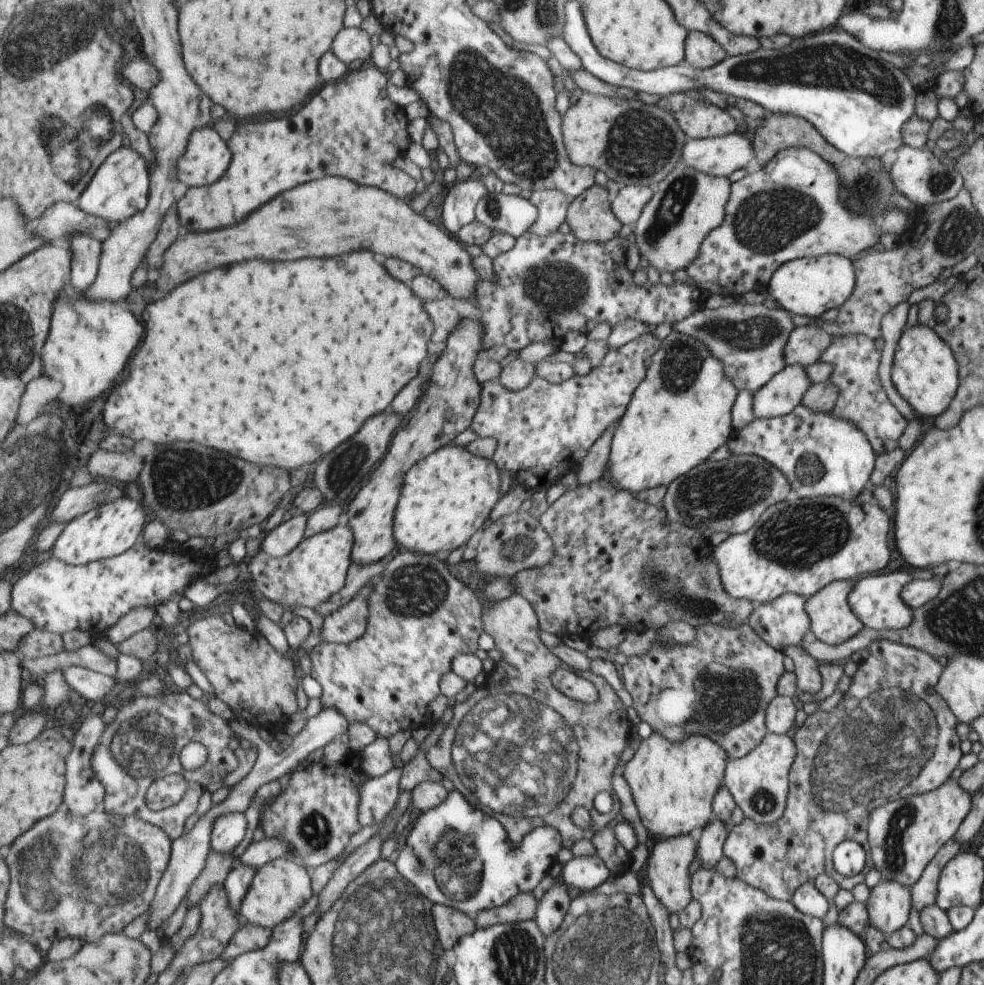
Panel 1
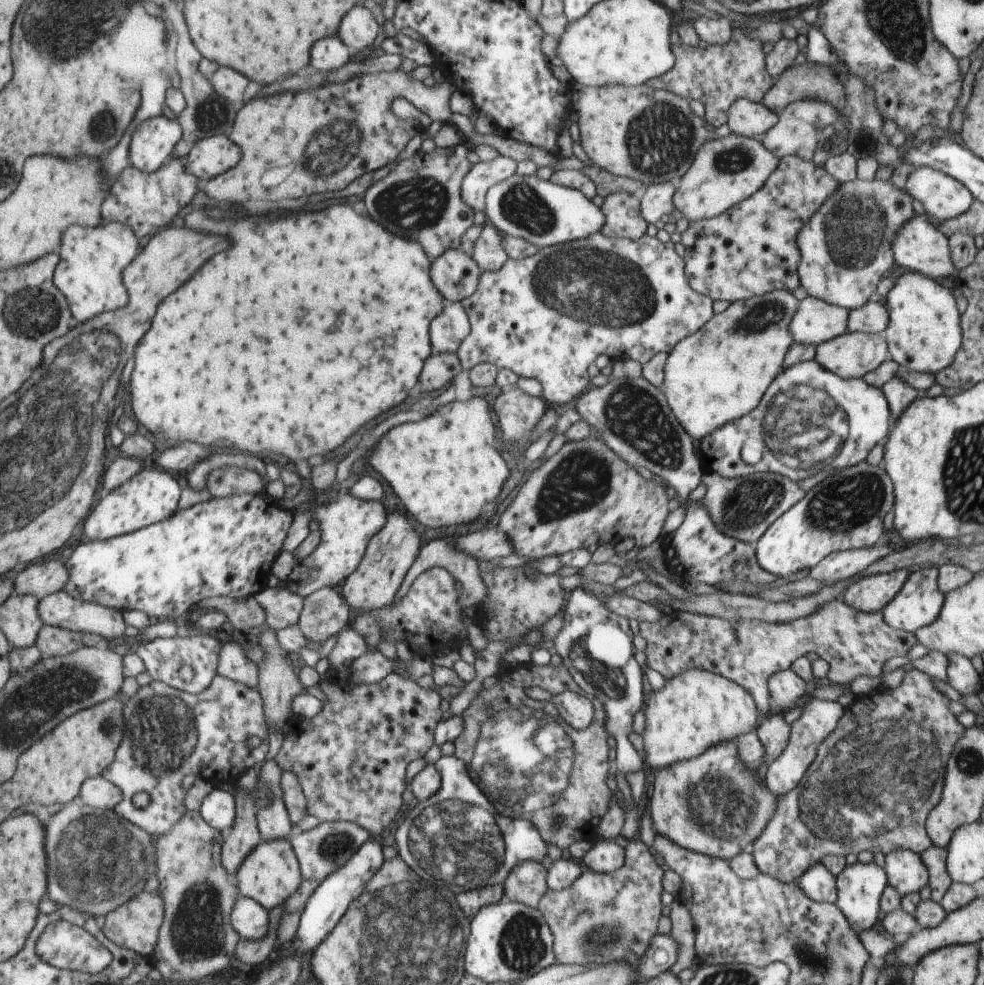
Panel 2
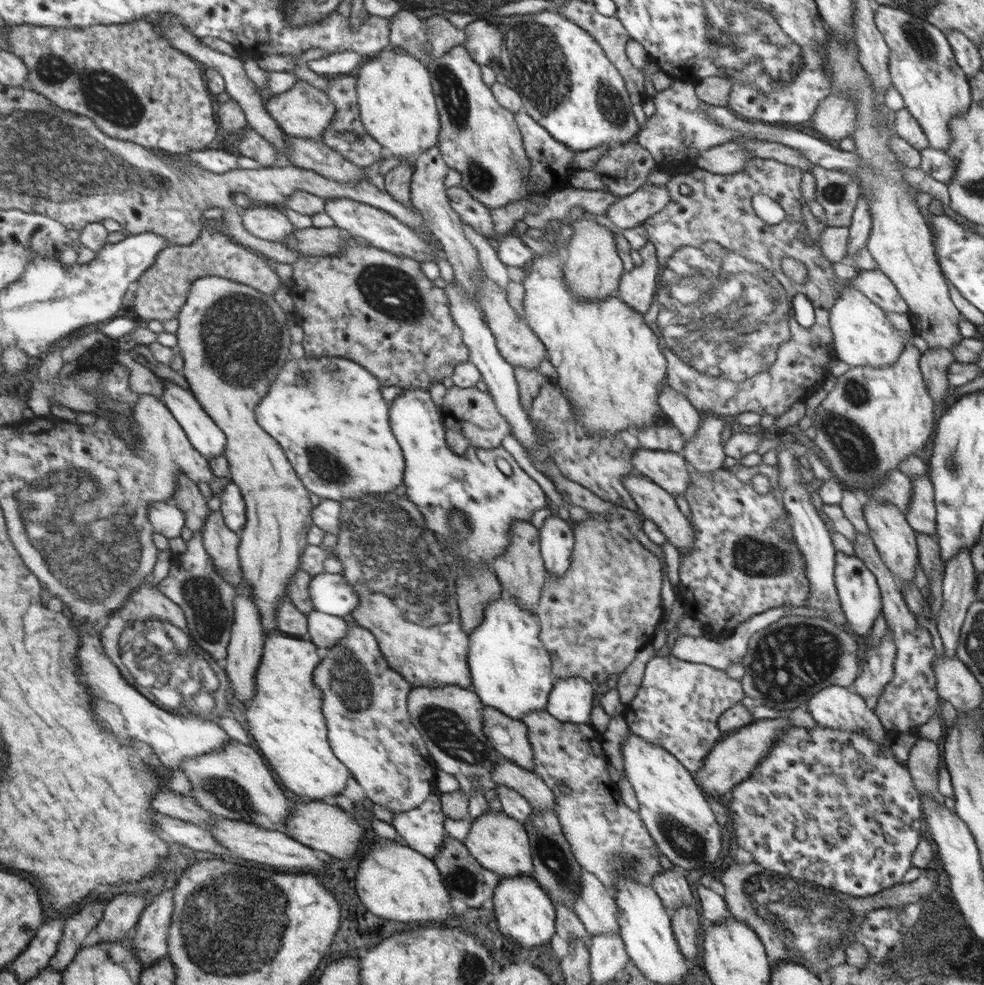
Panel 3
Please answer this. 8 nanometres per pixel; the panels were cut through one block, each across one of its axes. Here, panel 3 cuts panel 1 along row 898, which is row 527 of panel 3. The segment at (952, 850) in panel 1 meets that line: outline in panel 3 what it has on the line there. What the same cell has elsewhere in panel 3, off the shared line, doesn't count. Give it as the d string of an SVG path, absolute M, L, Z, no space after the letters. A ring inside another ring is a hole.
M914 475L911 480L914 492L905 518L914 530L936 536L937 511L933 485L926 475Z

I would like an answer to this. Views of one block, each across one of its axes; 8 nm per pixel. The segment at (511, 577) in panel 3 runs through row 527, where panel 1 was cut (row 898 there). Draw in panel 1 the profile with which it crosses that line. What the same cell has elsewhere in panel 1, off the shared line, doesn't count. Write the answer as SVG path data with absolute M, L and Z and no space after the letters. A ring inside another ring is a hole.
M522 892L501 907L480 911L474 917L478 929L488 928L496 924L519 923L534 920L537 900L532 892Z

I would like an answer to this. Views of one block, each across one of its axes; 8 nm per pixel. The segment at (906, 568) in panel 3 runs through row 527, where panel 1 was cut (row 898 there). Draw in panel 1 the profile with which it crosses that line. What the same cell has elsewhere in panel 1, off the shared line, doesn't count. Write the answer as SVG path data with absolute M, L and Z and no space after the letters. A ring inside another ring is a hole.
M880 881L871 890L865 903L868 908L869 926L879 930L885 937L903 928L910 914L910 896L904 885L897 881Z

